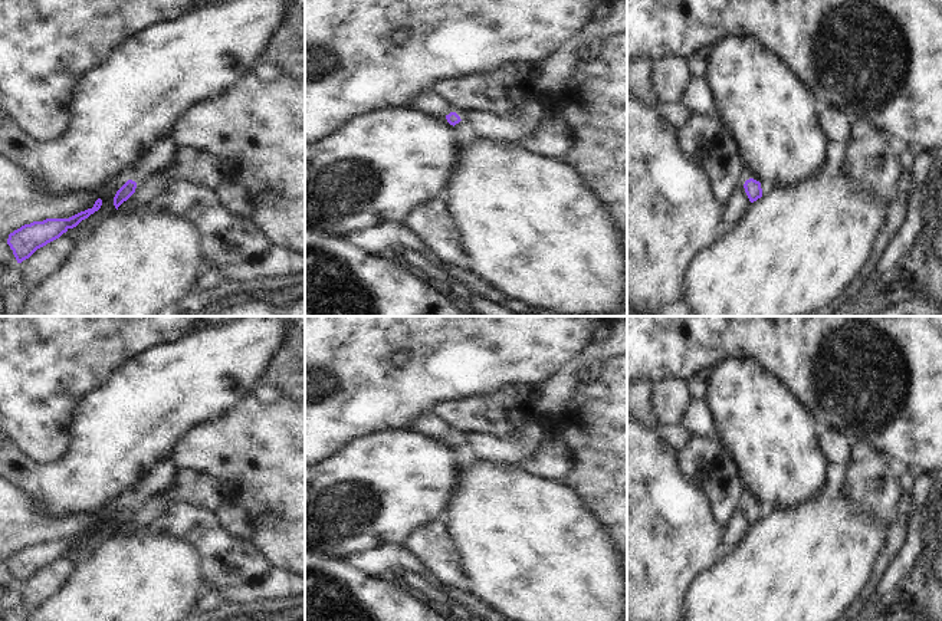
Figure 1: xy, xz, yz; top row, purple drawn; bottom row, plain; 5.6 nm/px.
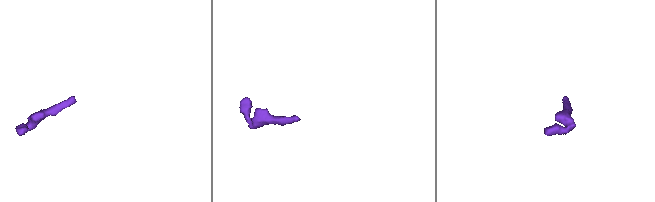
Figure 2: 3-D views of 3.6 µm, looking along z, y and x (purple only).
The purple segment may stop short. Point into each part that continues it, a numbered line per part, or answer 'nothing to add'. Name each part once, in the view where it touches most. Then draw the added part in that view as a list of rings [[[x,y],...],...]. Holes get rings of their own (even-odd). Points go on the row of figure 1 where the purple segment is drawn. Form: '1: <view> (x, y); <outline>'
1: xy (161, 154); [[[170,134],[157,139],[142,157],[140,165],[134,170],[129,180],[141,183],[148,180],[155,172],[165,170],[174,161],[177,151],[178,147],[170,138]]]

